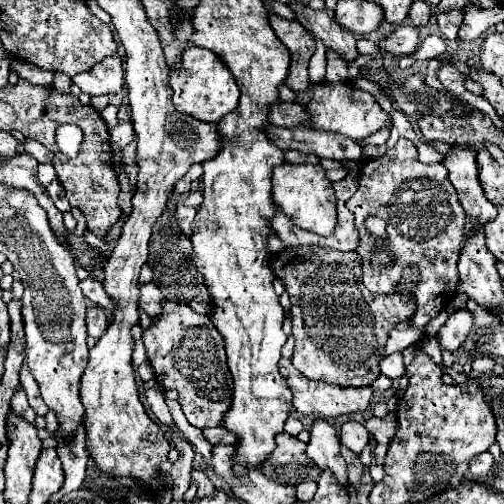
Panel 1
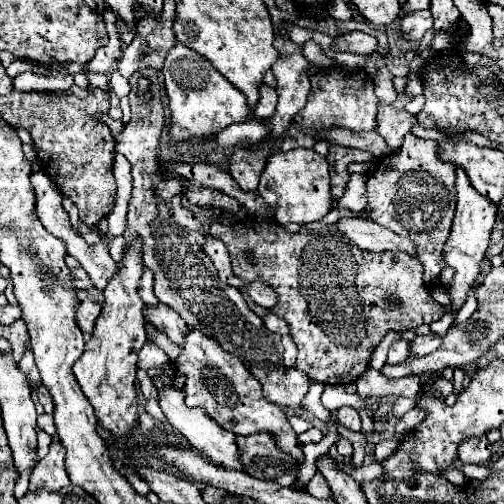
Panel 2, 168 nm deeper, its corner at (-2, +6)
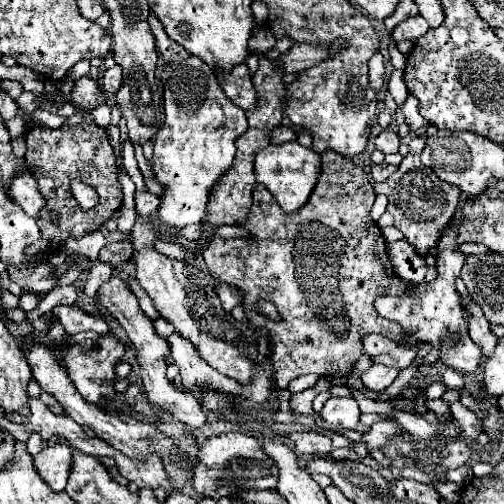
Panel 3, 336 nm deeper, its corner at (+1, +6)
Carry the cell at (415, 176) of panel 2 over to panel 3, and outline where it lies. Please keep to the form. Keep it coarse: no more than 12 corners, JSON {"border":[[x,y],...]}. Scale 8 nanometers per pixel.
{"border":[[409,150],[375,194],[395,228],[429,256],[449,224],[459,188]]}

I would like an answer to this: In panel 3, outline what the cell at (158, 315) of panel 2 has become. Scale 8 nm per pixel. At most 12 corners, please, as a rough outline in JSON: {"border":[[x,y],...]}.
{"border":[[179,332],[169,336],[171,360],[185,390],[227,388],[243,396],[243,386],[215,372]]}

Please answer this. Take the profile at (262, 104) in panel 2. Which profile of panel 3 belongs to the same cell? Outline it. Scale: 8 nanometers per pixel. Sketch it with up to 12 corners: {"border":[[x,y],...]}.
{"border":[[245,64],[217,74],[223,92],[243,110],[255,110],[255,86]]}

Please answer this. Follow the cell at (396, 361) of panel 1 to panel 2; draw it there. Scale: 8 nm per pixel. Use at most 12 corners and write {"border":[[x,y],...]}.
{"border":[[396,340],[388,350],[388,364],[408,358],[408,342]]}

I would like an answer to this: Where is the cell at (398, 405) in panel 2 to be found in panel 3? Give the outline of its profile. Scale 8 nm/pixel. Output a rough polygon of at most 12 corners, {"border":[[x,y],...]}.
{"border":[[442,399],[425,400],[429,410],[435,410],[439,422],[451,418],[449,404]]}

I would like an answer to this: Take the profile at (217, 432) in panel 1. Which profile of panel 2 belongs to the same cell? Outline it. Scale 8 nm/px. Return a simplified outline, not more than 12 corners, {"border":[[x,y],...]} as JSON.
{"border":[[268,432],[236,438],[244,472],[290,486],[296,464]]}

